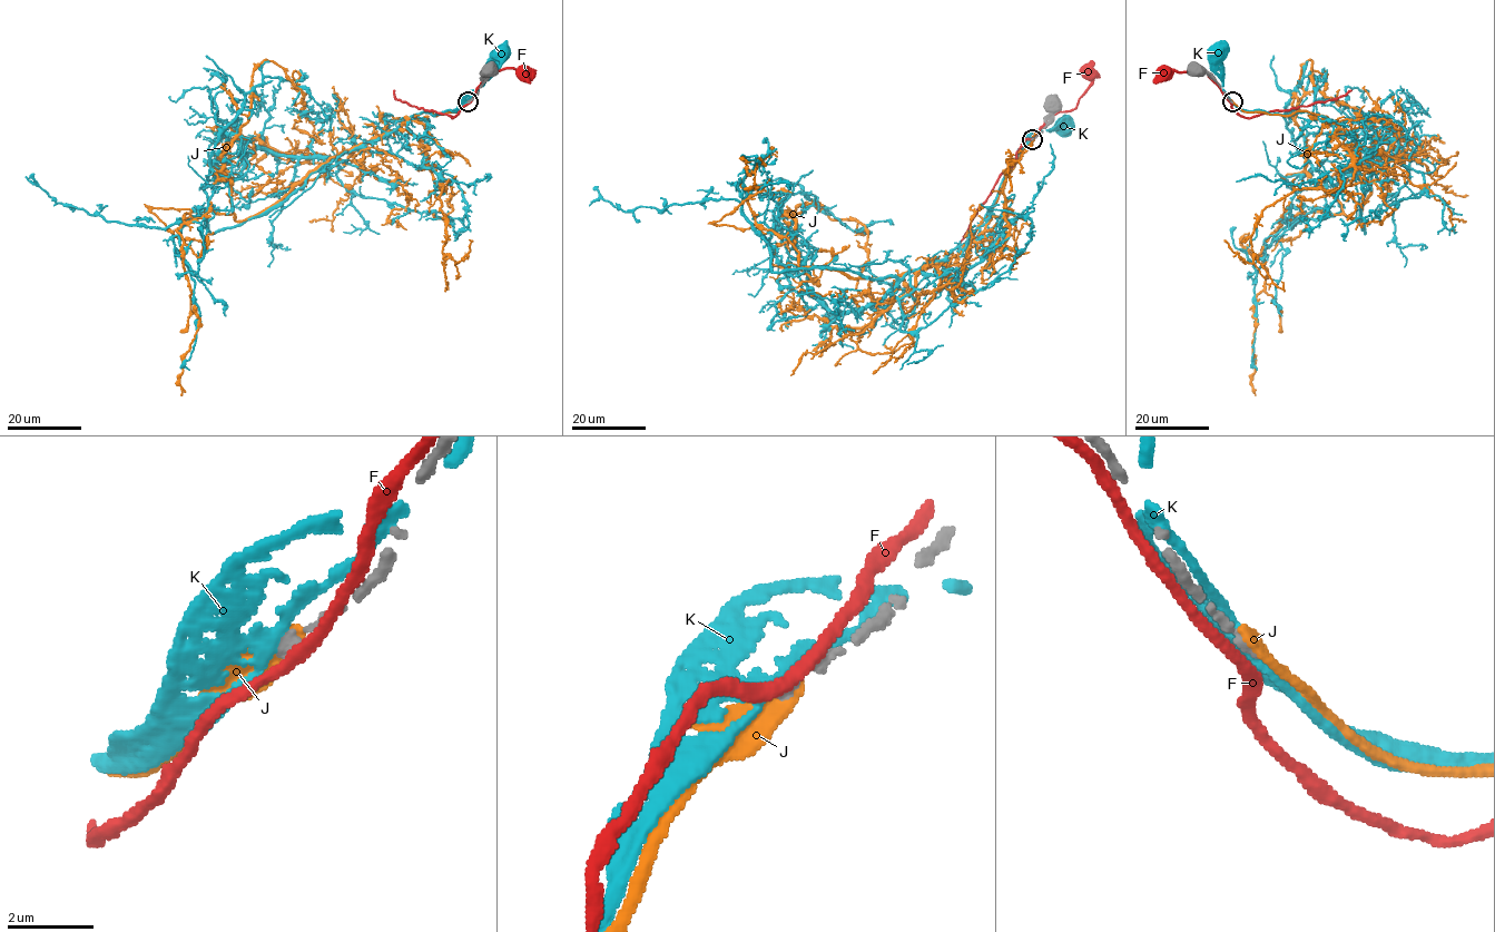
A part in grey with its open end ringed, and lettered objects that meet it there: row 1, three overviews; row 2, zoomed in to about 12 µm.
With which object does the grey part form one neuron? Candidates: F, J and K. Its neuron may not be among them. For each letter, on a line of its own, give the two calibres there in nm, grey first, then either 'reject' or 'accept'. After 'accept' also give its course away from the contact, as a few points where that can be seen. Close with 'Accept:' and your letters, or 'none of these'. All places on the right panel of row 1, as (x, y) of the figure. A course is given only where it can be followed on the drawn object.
F: 240 nm thick on the grey side, 300 nm on the other; reject
J: 240 nm thick on the grey side, 480 nm on the other; reject
K: 240 nm thick on the grey side, 220 nm on the other; reject
Accept: none of these

